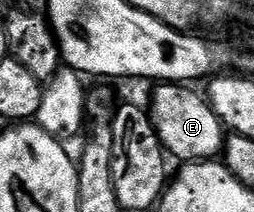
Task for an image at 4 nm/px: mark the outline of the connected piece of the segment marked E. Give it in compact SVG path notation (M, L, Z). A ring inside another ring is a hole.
M158 84L149 104L156 133L166 152L181 163L216 158L224 150L225 127L208 100L182 84Z

